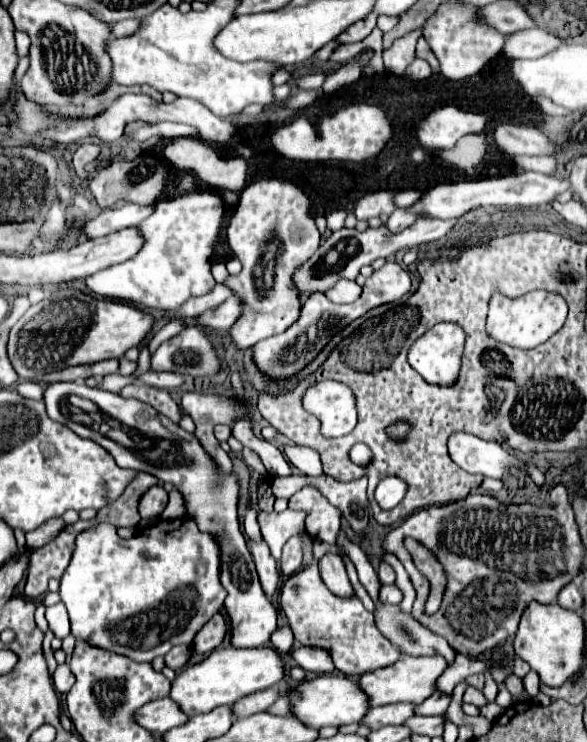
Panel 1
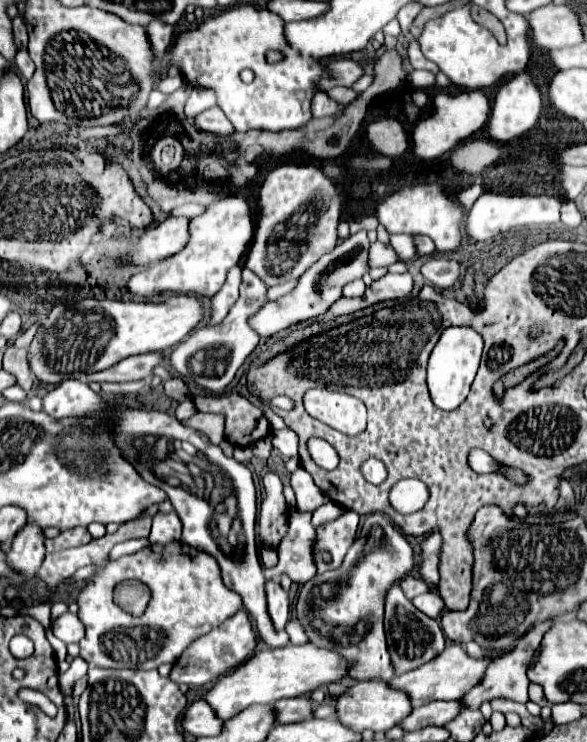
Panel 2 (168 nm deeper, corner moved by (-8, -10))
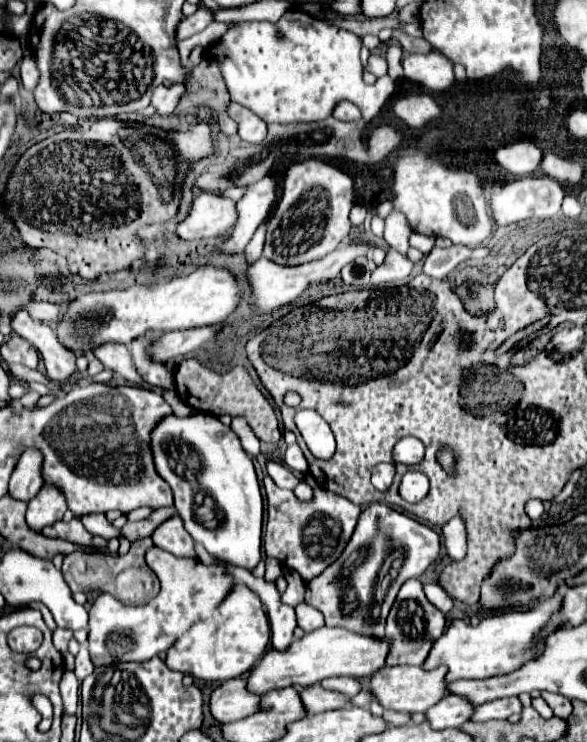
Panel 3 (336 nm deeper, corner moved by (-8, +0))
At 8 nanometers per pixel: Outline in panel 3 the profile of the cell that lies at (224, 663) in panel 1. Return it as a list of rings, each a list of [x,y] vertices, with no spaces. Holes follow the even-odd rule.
[[[318,628],[306,634],[300,640],[294,640],[286,652],[268,650],[262,660],[252,668],[248,676],[248,690],[250,692],[268,692],[274,688],[286,686],[314,686],[324,678],[330,676],[352,676],[352,678],[368,678],[378,668],[384,666],[386,656],[390,652],[390,640],[374,640],[374,636],[362,636],[350,632],[346,628]]]

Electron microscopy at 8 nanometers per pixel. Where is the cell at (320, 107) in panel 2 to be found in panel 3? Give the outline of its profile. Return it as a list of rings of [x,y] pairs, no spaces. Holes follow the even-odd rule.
[[[340,102],[340,104],[334,108],[332,116],[338,118],[338,120],[360,120],[360,118],[362,118],[360,110],[358,110],[352,102]]]

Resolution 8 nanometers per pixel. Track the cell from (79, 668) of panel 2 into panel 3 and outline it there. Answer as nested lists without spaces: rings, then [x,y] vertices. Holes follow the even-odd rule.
[[[64,672],[62,682],[60,682],[60,694],[64,700],[64,714],[76,714],[78,688],[80,688],[80,682],[74,676],[74,672]]]

